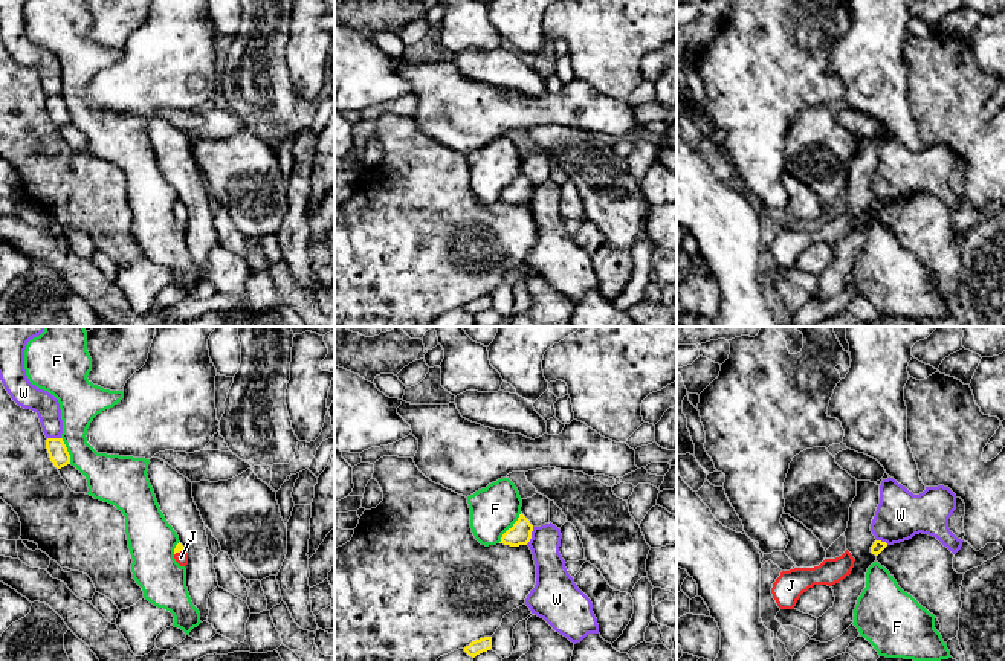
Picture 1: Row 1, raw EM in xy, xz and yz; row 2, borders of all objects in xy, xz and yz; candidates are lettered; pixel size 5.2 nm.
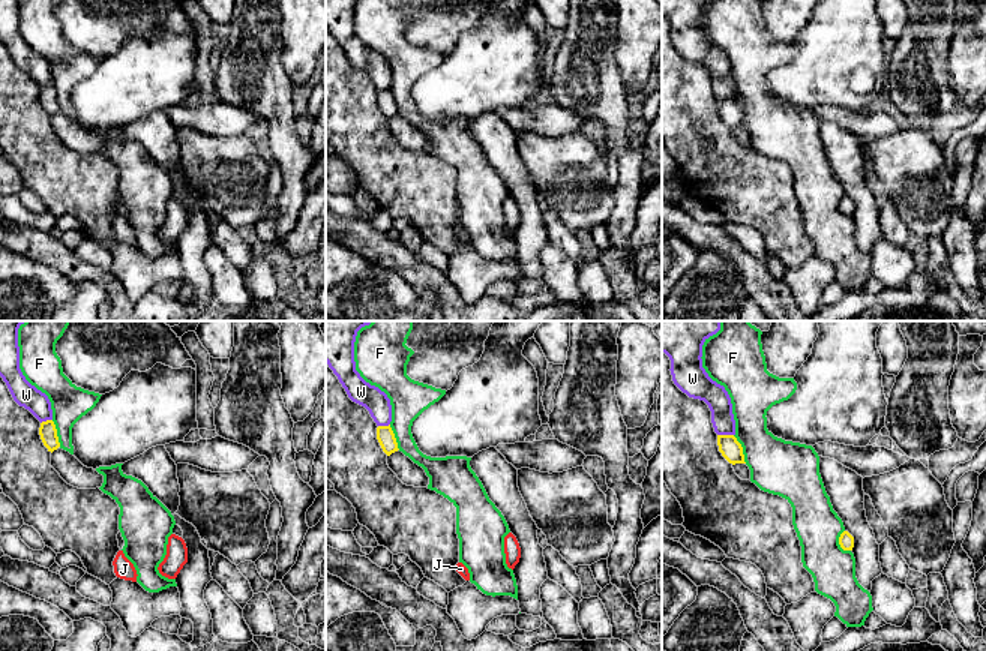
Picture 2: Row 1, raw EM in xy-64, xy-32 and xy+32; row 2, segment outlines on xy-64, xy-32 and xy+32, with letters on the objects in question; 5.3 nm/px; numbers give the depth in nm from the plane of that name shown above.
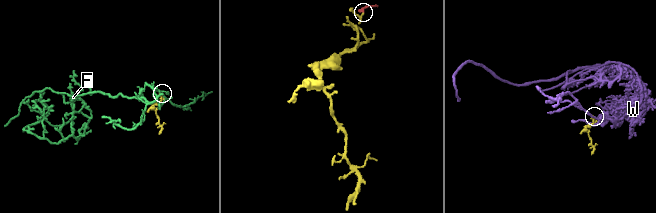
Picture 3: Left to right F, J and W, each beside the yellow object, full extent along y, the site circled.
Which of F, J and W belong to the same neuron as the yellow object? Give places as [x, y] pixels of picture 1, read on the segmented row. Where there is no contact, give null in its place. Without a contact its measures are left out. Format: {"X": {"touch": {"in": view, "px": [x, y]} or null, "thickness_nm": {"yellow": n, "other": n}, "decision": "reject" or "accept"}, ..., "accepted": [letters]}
{"F": {"touch": {"in": "xz", "px": [509, 528]}, "thickness_nm": {"yellow": 110, "other": 240}, "decision": "reject"}, "J": {"touch": {"in": "xy", "px": [179, 551]}, "thickness_nm": {"yellow": 50, "other": 70}, "decision": "accept"}, "W": {"touch": {"in": "xz", "px": [530, 535]}, "thickness_nm": {"yellow": 110, "other": 170}, "decision": "reject"}, "accepted": ["J"]}

